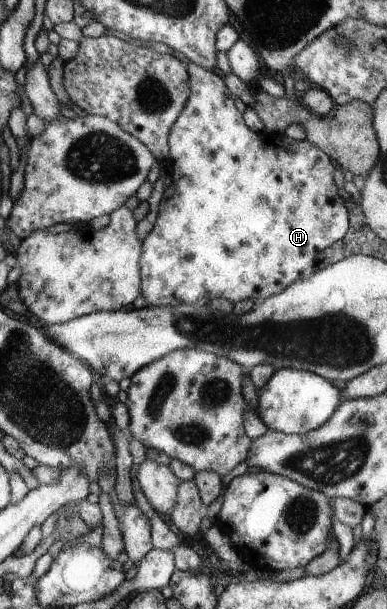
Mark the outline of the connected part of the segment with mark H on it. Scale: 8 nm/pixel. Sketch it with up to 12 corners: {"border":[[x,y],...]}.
{"border":[[190,63],[149,306],[265,299],[346,237],[336,167]]}

